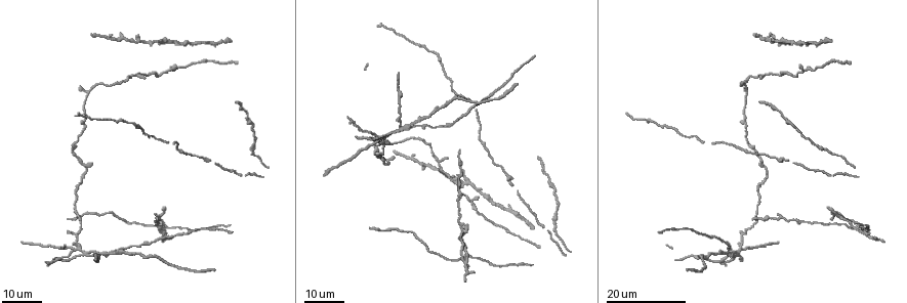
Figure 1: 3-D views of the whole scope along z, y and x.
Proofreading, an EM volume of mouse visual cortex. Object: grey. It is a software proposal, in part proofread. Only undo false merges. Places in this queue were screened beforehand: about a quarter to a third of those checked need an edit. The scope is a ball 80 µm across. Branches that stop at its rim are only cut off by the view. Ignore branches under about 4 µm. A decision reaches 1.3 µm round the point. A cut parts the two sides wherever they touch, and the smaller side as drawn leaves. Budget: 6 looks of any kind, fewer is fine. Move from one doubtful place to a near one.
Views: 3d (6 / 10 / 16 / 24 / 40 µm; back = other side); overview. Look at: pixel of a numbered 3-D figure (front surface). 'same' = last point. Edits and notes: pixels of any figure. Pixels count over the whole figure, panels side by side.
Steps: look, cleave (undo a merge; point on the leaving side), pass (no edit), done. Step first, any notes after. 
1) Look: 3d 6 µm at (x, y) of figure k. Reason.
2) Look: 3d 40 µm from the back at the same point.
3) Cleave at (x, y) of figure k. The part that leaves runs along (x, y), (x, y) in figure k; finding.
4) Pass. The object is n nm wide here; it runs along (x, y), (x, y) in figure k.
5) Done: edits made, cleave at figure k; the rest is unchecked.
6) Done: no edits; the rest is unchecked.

Look: 3d 16 µm at (757, 151) of figure 1.

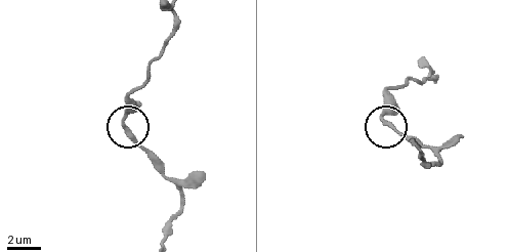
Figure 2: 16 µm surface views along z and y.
Look: 3d 10 µm at (383, 117) of figure 2.

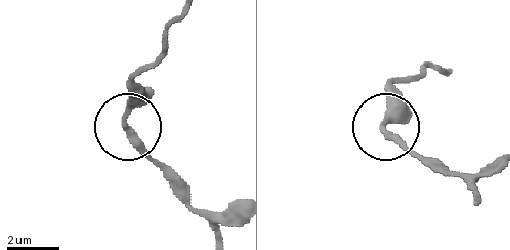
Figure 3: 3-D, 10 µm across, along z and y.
Pass. It runs along (217, 234), (127, 128), (132, 78) in figure 3; one neuron here.

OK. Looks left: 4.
Look: 3d 24 µm at (388, 158) of figure 1. Side arm on a straight run.

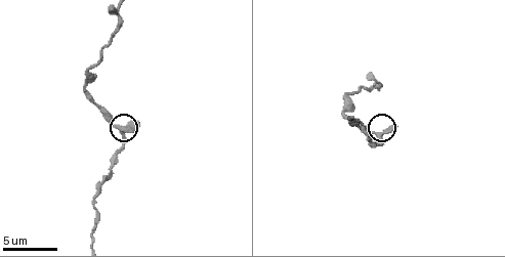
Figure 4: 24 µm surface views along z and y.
Look: 3d 6 µm at (120, 130) of figure 4. Zoom in.

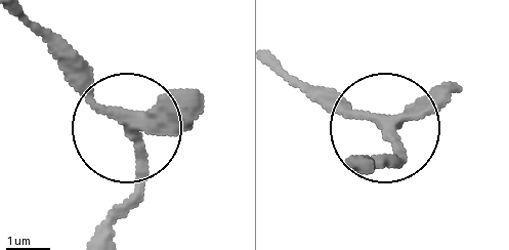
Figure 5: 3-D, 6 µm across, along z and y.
Pass. It runs along (364, 158), (397, 158), (393, 136), (312, 102) in figure 5; continuous, no second neuron.

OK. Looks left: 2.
Look: 3d 16 µm at (804, 71) of figure 1.

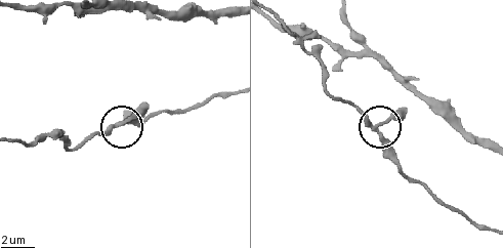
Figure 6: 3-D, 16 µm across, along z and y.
Look: 3d 10 µm at (117, 125) of figure 6.

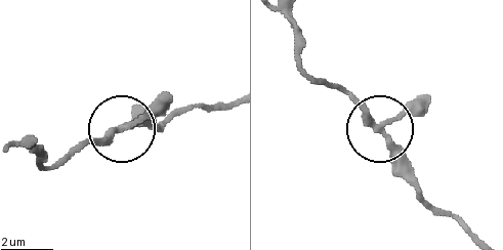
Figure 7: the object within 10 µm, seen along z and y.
Pass. 3 arms meet here; it runs along (286, 17), (306, 71), (345, 90), (416, 181) in figure 7; continuous, no second neuron.

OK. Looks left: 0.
Done: no edits; the rest is unchecked.

